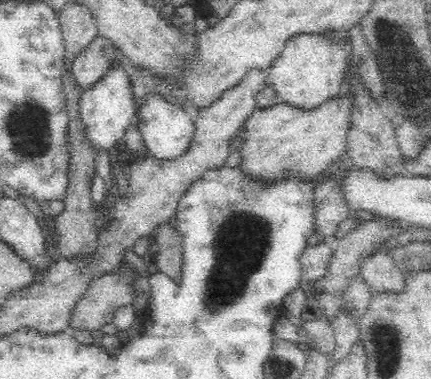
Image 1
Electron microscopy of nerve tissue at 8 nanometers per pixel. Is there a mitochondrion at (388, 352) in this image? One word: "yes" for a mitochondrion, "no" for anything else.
yes

